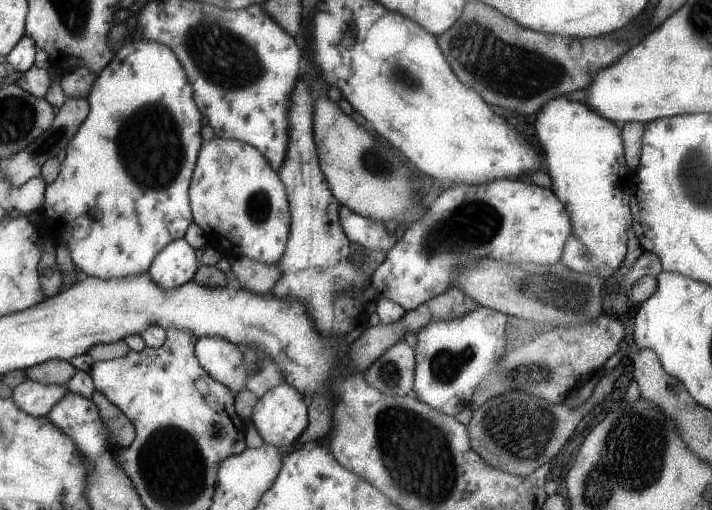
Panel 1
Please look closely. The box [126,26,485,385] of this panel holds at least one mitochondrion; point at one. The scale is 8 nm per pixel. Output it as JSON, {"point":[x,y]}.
{"point":[375,162]}

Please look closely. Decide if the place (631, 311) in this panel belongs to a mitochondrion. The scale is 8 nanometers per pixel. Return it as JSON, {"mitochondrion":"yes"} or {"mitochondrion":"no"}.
{"mitochondrion":"no"}

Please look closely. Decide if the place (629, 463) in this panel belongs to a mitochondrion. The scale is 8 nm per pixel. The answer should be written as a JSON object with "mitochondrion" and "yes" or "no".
{"mitochondrion":"yes"}

